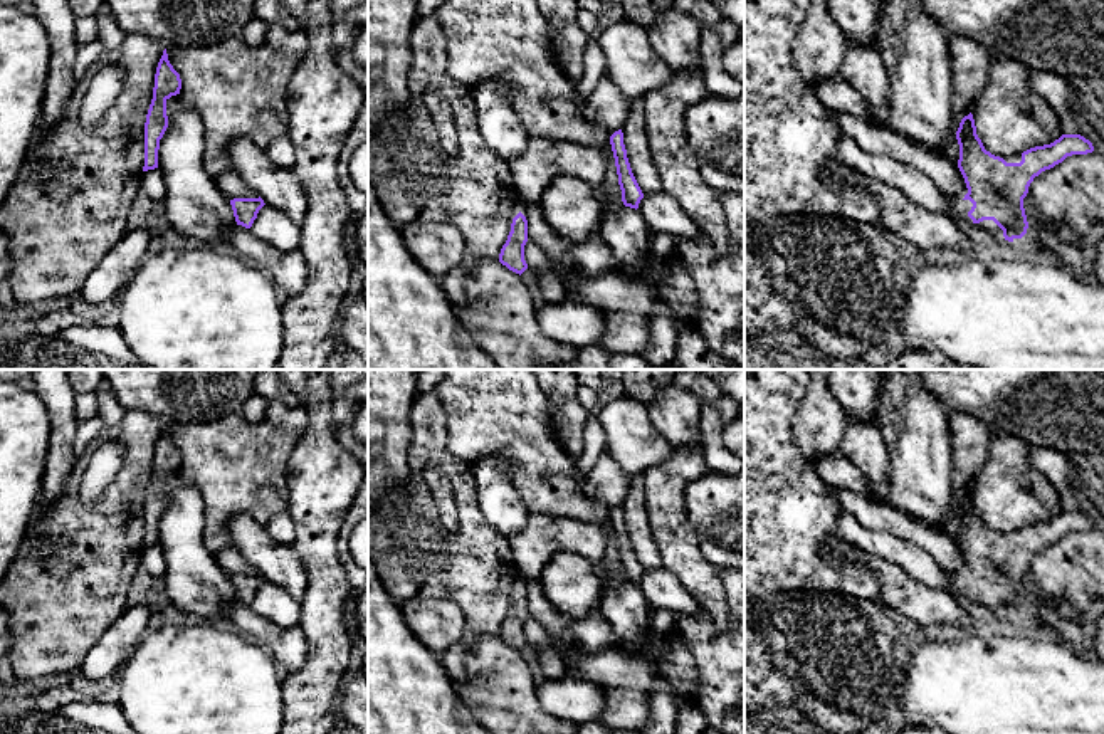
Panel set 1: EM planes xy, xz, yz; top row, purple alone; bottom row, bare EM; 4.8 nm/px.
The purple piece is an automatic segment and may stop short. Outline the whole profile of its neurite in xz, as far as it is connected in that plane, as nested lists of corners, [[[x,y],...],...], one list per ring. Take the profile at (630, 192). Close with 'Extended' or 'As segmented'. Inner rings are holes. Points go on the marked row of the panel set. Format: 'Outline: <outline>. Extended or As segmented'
Outline: [[[622,129],[615,131],[610,136],[610,144],[615,158],[617,175],[618,175],[618,185],[622,190],[622,202],[625,207],[639,208],[640,200],[644,198],[644,193],[632,173],[627,149],[623,144],[623,133]]]. As segmented

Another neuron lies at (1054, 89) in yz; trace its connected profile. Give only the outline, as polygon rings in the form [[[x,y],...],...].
[[[1032,71],[1030,87],[1059,114],[1062,134],[1079,134],[1089,126],[1087,114],[1079,107],[1067,77]]]

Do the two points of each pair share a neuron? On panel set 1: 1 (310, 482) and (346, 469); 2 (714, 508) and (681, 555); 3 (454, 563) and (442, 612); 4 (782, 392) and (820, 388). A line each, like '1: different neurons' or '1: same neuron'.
1: same neuron
2: different neurons
3: different neurons
4: different neurons

